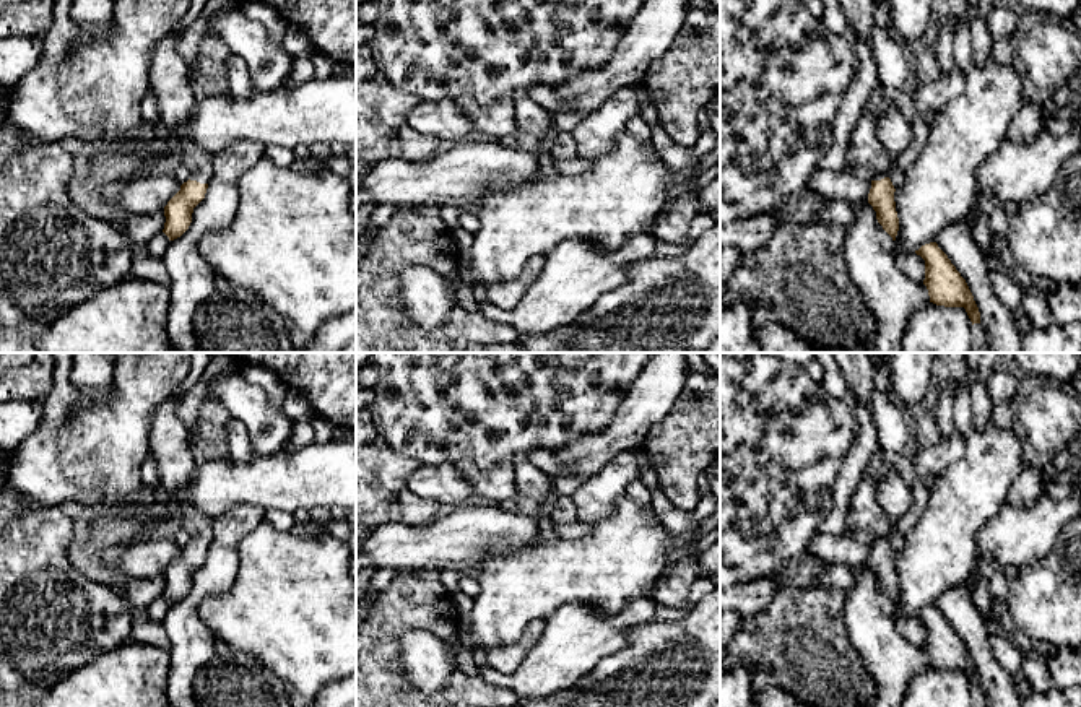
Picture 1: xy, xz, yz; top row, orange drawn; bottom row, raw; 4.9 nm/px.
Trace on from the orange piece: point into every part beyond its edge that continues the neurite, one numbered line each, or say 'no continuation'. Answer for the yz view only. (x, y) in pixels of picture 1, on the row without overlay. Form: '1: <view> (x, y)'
1: yz (865, 516)

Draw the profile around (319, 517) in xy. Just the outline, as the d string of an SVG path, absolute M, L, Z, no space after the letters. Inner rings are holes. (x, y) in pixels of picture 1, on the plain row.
M320 507L310 510L310 523L317 527L314 538L323 540L323 538L330 536L327 533L327 527L328 527L330 520L332 520L332 515L328 510L323 510Z

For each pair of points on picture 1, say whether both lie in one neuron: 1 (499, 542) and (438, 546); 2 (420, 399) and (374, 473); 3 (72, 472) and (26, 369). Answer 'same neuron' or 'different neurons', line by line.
1: same neuron
2: different neurons
3: different neurons

